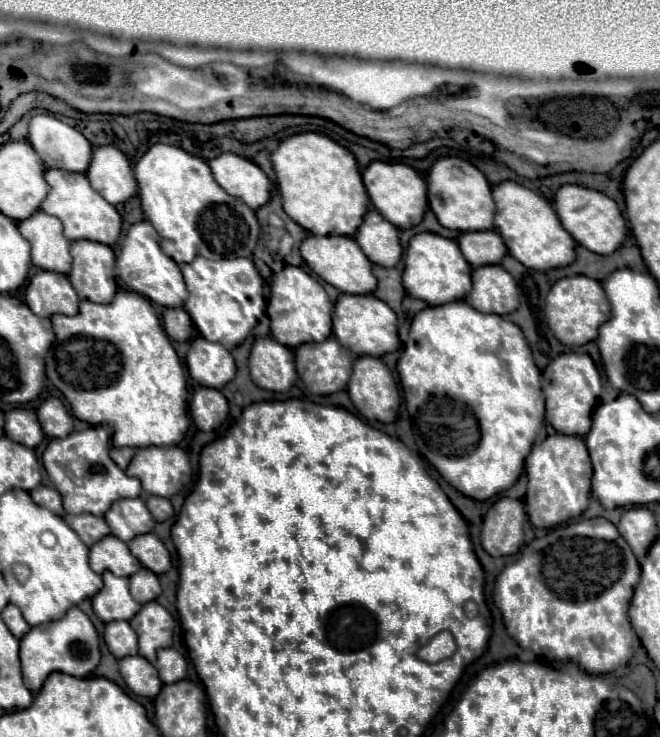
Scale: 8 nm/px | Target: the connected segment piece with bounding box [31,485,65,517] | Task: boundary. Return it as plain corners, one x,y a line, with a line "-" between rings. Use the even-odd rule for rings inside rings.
39,485
39,489
33,489
33,491
31,491
31,499
33,499
37,505
43,505
45,509
51,509
53,513
59,513
61,517
65,515
63,503
61,503
61,495
59,495
59,491
53,489
53,487

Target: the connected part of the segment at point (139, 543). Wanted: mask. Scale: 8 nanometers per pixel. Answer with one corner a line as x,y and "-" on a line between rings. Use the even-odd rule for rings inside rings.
145,533
143,537
135,537
129,543
131,553
141,561
143,567
161,575
171,569
171,557
163,541
155,533

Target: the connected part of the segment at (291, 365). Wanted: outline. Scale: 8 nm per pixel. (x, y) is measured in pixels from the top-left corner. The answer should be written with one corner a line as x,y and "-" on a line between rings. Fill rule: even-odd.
259,337
251,347
249,373
253,383
261,389
285,393
297,377
293,351
279,345
273,337

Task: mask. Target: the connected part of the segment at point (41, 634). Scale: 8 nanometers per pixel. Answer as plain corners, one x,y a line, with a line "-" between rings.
71,607
67,615
59,621
31,627
31,631
19,641
19,659
21,659
23,683
27,685
29,691
33,691
33,695
39,693
43,681
53,671
61,671
73,677
85,677
101,661
97,629
79,607

